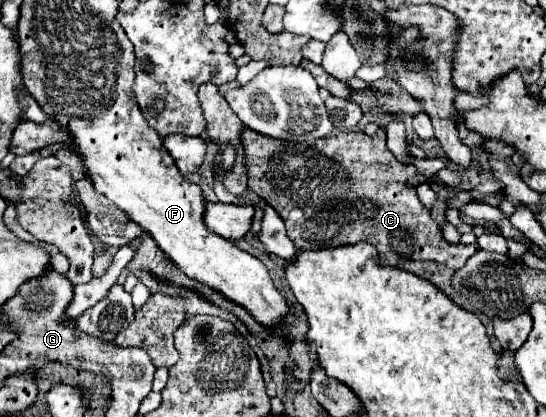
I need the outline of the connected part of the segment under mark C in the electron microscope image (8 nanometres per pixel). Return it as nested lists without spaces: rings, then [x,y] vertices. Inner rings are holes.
[[[243,126],[241,130],[241,148],[243,148],[243,154],[245,154],[245,166],[247,166],[247,186],[259,194],[269,206],[273,206],[277,210],[277,214],[285,220],[287,224],[287,230],[289,230],[289,238],[293,240],[293,244],[297,248],[303,248],[303,250],[323,250],[323,248],[329,248],[329,246],[345,246],[345,244],[355,244],[359,240],[363,242],[369,242],[377,248],[379,252],[379,258],[383,264],[387,266],[397,266],[401,260],[437,260],[437,262],[445,262],[449,264],[451,268],[461,268],[469,256],[473,256],[477,250],[479,250],[479,244],[449,244],[439,226],[435,224],[435,220],[431,218],[431,212],[419,202],[415,190],[409,190],[405,186],[405,182],[417,174],[417,168],[415,166],[405,166],[401,164],[391,152],[389,148],[385,146],[385,130],[381,128],[375,136],[367,136],[365,132],[345,132],[345,130],[339,130],[337,136],[327,136],[327,138],[319,138],[319,140],[313,140],[311,144],[291,144],[291,142],[285,142],[285,140],[275,140],[275,138],[269,138],[269,136],[263,136],[247,126]]]

